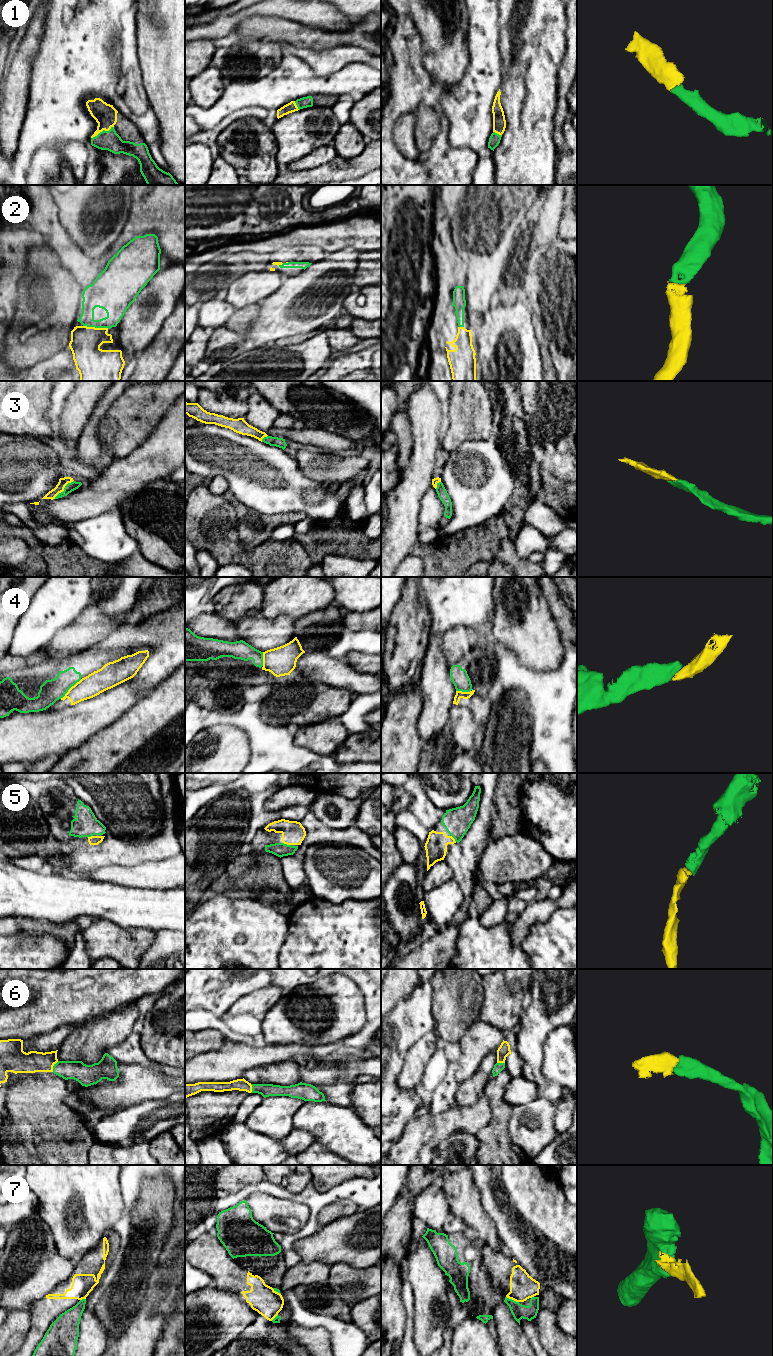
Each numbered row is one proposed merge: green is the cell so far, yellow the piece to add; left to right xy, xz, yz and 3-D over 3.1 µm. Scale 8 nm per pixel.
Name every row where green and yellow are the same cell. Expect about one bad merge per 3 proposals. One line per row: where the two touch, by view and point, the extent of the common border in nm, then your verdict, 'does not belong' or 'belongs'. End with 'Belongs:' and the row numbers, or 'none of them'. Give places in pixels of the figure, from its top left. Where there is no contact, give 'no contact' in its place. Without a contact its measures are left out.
1: contact xy (103, 130); length 200 nm; belongs
2: contact xy (96, 327); length 200 nm; belongs
3: contact xy (64, 489); length 220 nm; belongs
4: contact xy (70, 687); length 240 nm; does not belong
5: contact xz (286, 844); length 70 nm; belongs
6: contact xy (53, 1066); length 100 nm; belongs
7: contact yz (511, 1299); length 120 nm; does not belong
Belongs: 1, 2, 3, 5, 6

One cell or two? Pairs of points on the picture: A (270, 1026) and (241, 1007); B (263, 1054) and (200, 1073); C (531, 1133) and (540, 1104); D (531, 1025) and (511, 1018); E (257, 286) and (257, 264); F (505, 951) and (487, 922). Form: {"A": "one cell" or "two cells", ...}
{"A": "two cells", "B": "one cell", "C": "one cell", "D": "two cells", "E": "two cells", "F": "two cells"}

